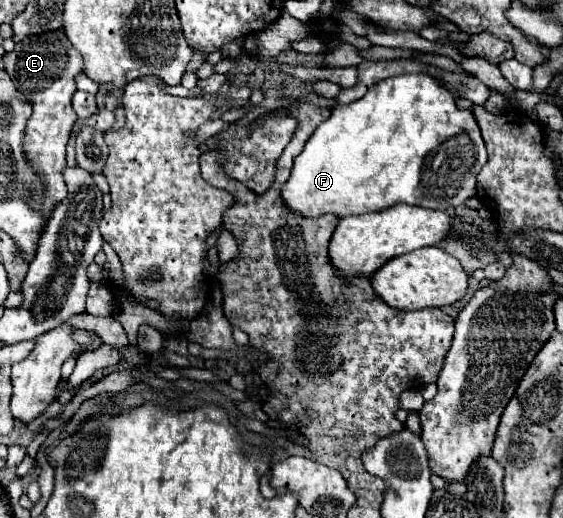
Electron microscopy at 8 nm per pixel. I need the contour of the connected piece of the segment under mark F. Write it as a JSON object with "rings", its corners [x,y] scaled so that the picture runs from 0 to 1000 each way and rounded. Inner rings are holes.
{"rings":[[[716,143],[716,147],[677,154],[673,162],[655,170],[652,181],[634,197],[591,208],[584,232],[567,239],[567,247],[560,251],[560,259],[545,274],[542,290],[524,305],[517,340],[499,363],[499,382],[503,382],[503,394],[517,409],[535,413],[535,417],[552,417],[552,421],[574,417],[574,413],[595,413],[599,421],[609,421],[609,417],[627,417],[627,413],[677,409],[677,405],[687,405],[687,402],[694,402],[702,394],[712,394],[712,390],[766,402],[766,405],[805,405],[805,402],[826,394],[829,382],[844,378],[844,344],[847,344],[847,336],[851,336],[851,328],[858,324],[861,313],[865,313],[865,293],[861,293],[861,278],[858,278],[858,266],[854,266],[854,255],[851,255],[851,243],[847,243],[847,232],[844,232],[840,216],[815,212],[808,205],[805,181],[776,151],[769,151],[762,143]],[[780,282],[783,282],[783,305],[762,305],[762,301],[769,301],[773,290],[780,290]]]}

